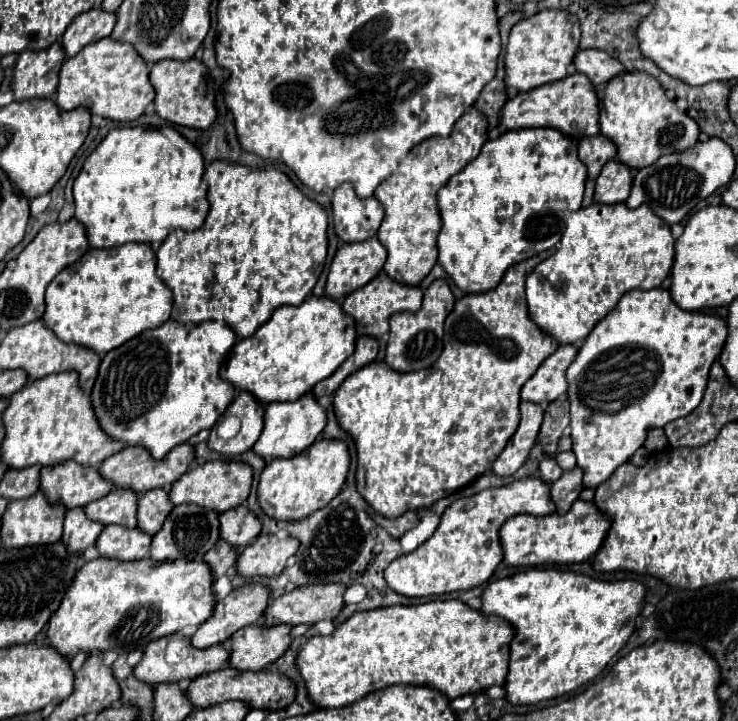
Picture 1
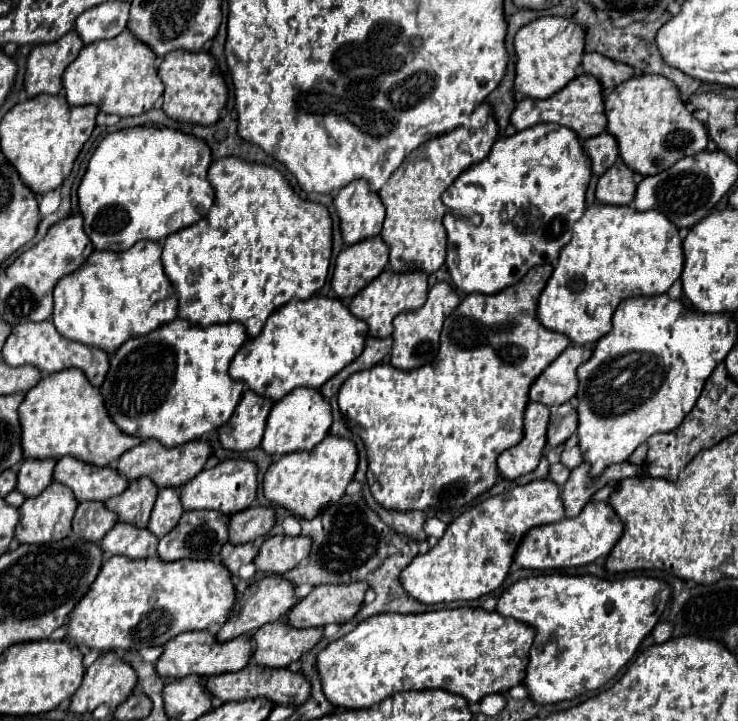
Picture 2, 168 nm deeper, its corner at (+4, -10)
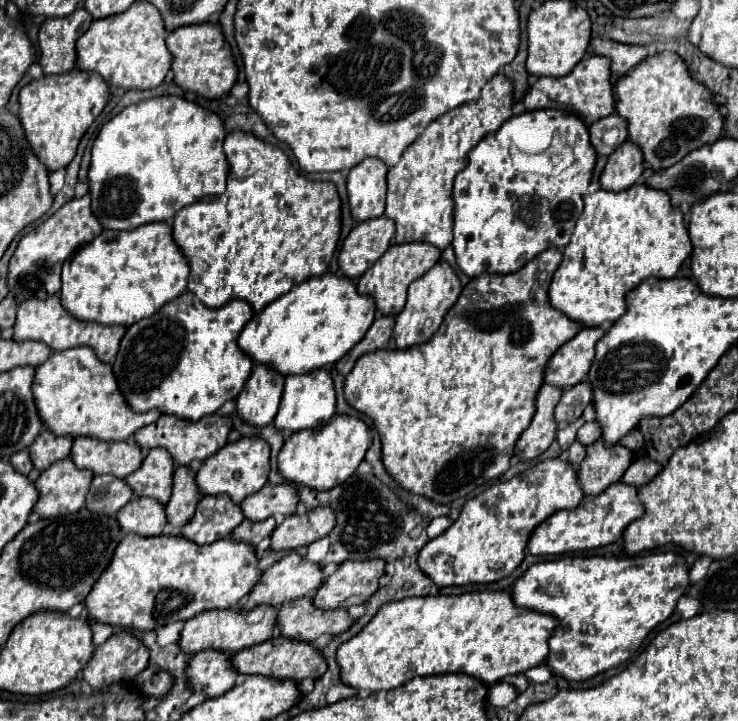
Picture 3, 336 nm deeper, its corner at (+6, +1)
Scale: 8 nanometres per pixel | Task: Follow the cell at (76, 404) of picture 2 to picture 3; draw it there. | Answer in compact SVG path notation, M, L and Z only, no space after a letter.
M76 346L62 352L54 352L44 364L36 368L32 386L36 406L44 428L58 436L94 436L100 440L130 440L136 430L152 424L162 412L132 412L120 396L116 378L112 376L112 366L96 358L92 348Z

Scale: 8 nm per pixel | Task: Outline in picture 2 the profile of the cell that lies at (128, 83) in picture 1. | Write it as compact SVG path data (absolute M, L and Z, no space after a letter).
M128 29L110 41L96 41L78 53L62 75L64 95L68 105L96 105L102 113L118 117L136 117L154 107L164 91L156 75L156 55L138 39L132 39Z

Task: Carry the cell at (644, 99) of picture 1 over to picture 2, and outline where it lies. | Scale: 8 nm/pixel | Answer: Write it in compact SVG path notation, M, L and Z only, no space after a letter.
M638 75L604 97L608 125L606 131L616 137L622 161L640 175L656 175L676 161L700 153L708 145L704 123L692 117L678 97L678 89L660 75Z

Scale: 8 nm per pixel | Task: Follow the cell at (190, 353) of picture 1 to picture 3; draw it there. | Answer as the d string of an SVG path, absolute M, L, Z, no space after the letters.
M184 292L176 300L164 304L164 308L160 308L160 312L154 316L132 324L126 330L116 362L112 364L120 390L132 410L146 412L158 408L164 414L174 414L196 422L202 416L214 414L226 400L234 400L244 388L254 364L252 358L244 356L236 344L242 328L252 318L252 314L254 310L246 300L232 300L220 308L208 308L192 292Z

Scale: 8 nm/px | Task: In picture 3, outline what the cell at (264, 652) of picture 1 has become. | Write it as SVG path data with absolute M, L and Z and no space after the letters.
M304 596L292 602L286 602L278 612L278 628L284 638L312 642L322 634L342 634L354 620L348 610L320 610L312 604L312 598Z

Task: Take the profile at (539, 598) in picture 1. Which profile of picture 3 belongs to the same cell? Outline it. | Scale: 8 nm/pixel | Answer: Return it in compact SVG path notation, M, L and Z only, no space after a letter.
M658 552L644 556L568 556L550 562L538 562L530 566L522 578L514 582L514 602L524 608L534 608L544 614L552 614L560 620L554 636L550 638L548 666L556 676L568 680L588 680L608 668L626 662L644 642L644 638L664 620L668 620L676 608L678 598L690 586L688 562L674 552Z

